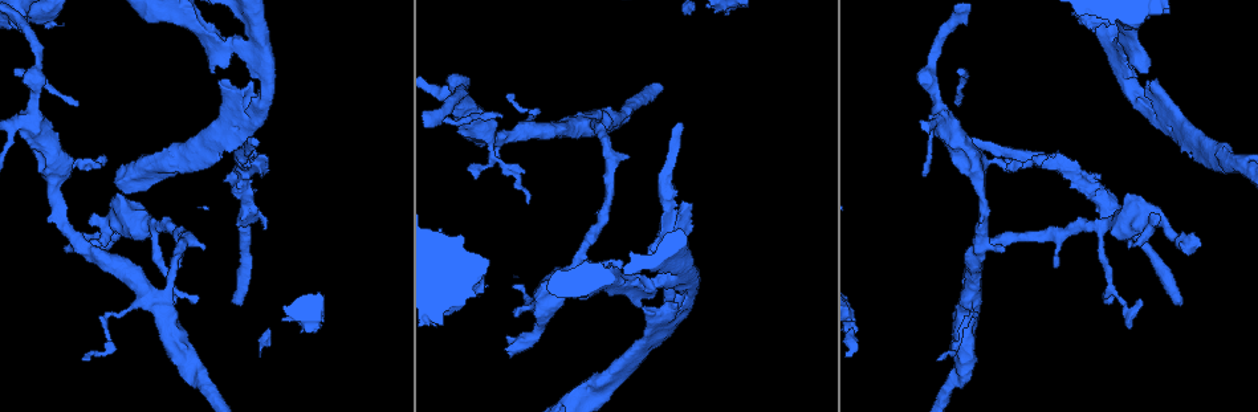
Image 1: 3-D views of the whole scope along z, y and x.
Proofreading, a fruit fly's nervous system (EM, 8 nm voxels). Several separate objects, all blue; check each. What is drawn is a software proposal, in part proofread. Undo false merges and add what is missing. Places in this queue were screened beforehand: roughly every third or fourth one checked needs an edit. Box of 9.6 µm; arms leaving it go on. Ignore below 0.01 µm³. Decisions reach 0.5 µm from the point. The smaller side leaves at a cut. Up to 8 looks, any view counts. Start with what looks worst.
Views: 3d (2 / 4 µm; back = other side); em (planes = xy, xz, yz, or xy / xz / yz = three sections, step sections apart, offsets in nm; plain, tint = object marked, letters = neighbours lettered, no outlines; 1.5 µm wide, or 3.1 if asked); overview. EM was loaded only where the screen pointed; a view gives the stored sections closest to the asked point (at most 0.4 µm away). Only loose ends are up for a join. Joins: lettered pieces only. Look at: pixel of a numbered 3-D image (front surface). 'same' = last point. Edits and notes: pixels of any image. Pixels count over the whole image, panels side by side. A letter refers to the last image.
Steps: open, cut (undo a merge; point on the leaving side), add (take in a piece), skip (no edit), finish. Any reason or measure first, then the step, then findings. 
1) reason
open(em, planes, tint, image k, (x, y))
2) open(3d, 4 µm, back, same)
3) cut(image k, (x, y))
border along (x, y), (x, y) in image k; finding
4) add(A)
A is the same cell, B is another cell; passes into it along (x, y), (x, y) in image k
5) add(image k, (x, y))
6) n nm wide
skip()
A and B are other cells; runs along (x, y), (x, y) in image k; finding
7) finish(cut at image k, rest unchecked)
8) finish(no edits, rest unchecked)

an open end
open(em, planes, plain, image 1, (265, 229))

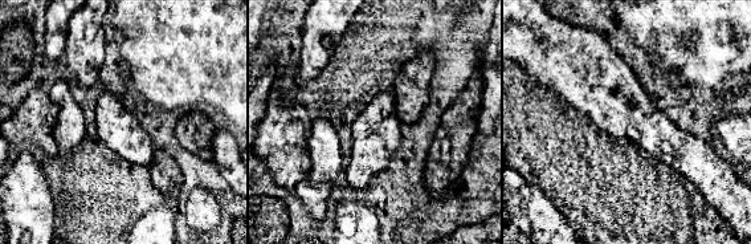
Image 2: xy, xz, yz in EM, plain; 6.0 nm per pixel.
see the neighbours
open(em, planes, letters, same)

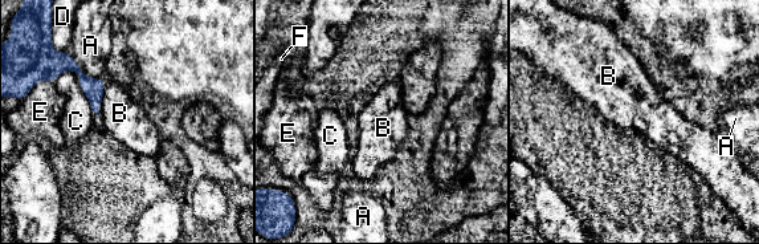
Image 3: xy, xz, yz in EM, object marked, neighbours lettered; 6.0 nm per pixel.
skip()
A, B, C, D, E and F are other cells; runs along (32, 80), (72, 65), (98, 102) in image 3; none of them fits

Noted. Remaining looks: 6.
branch stops here
open(em, xy, step 4, letters, image 1, (86, 234))

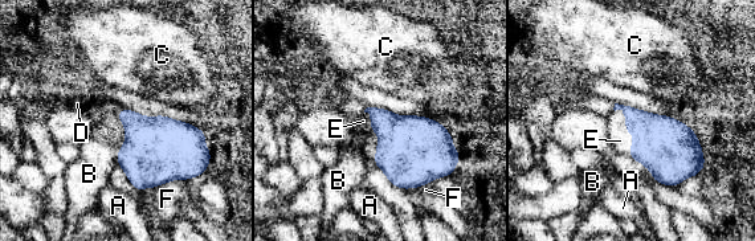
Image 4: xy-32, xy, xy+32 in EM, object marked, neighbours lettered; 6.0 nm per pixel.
add(E)
E is the same cell, A, B, C, D and F are other cells; passes into it along (665, 146), (627, 131), (620, 141) in image 4; the cell continues

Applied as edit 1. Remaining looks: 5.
open(overview)

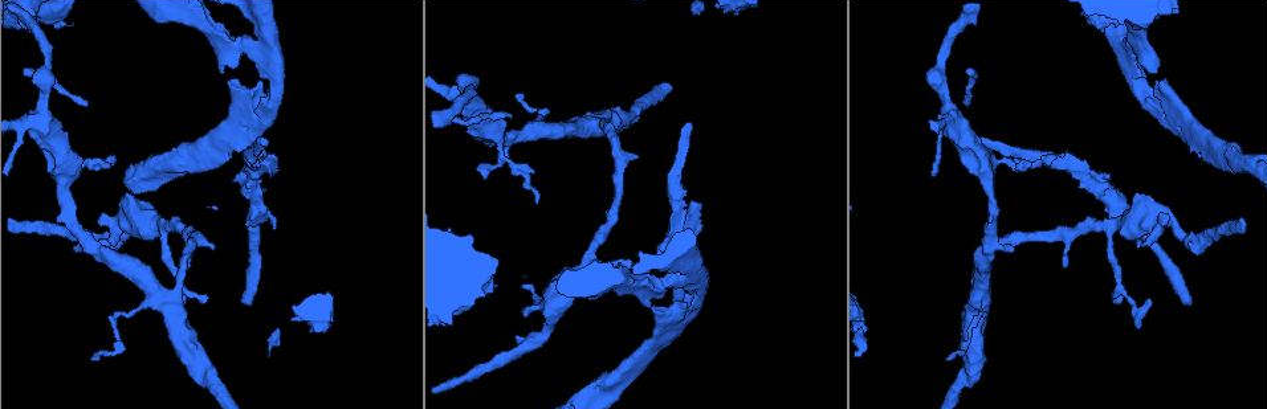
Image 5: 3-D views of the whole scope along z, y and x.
touches itself
open(3d, 4 µm, back, image 5, (240, 139))

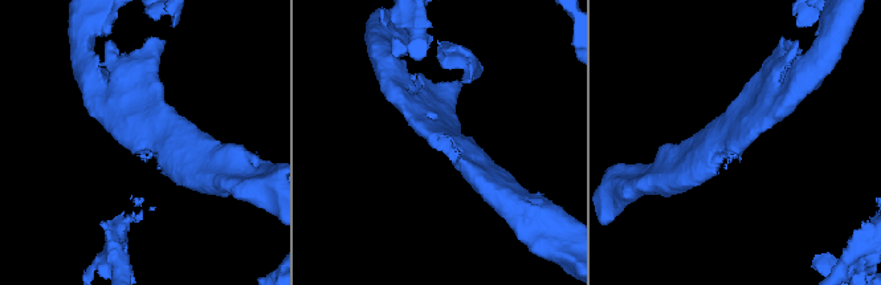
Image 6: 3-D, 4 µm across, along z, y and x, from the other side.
open(em, planes, letters, image 6, (738, 139))

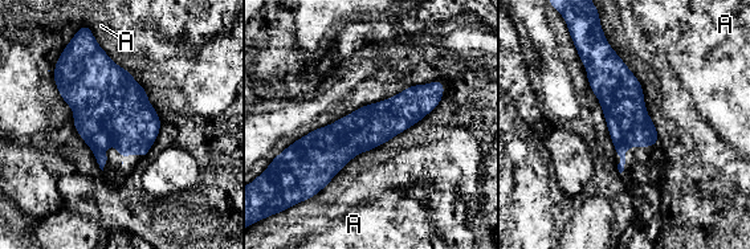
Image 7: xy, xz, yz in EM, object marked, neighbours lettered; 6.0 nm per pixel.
260 nm wide
skip()
A is another cell; runs along (440, 88), (331, 147), (296, 147) in image 7; one cell here

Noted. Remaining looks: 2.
finish(add at image 4, rest unchecked)

